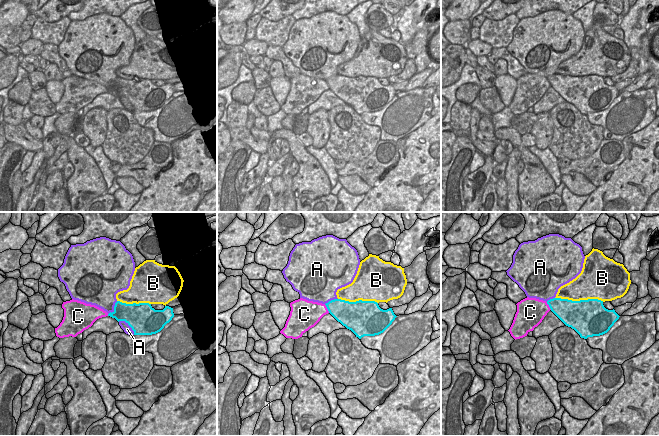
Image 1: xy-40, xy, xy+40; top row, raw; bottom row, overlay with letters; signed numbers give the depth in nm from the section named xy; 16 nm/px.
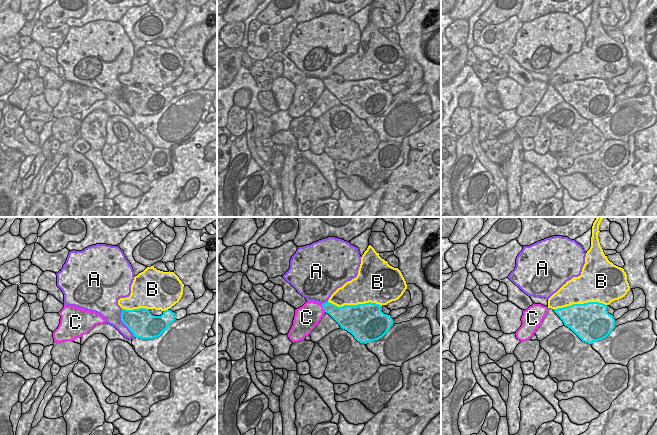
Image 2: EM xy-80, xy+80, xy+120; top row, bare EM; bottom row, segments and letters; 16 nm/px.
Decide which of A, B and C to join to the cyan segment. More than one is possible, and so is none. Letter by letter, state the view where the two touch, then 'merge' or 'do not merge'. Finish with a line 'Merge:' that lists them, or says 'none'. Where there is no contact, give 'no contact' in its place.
A: meets cyan in xy-40; do not merge
B: meets cyan in xy+40; do not merge
C: meets cyan in xy; do not merge
Merge: none

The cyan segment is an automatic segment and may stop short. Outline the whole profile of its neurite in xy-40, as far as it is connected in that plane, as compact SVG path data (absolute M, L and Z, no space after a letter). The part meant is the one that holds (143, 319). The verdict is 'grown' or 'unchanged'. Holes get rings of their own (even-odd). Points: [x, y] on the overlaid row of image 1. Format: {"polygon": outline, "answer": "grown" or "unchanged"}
{"polygon": "M117 301L114 311L108 316L115 318L118 322L125 321L134 331L134 335L152 335L160 332L164 326L174 317L173 308L165 306L163 310L155 310L149 303L126 304Z", "answer": "unchanged"}

